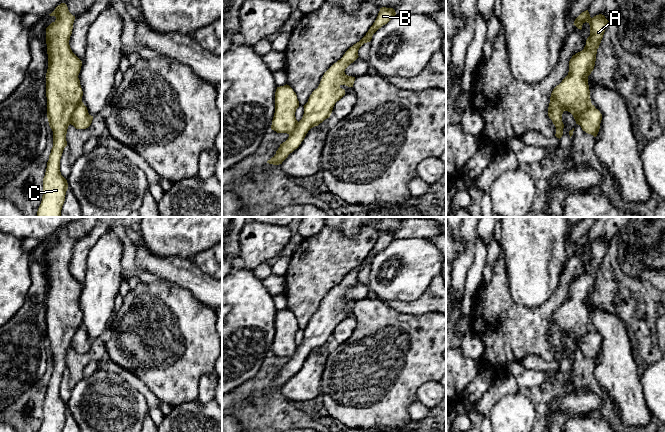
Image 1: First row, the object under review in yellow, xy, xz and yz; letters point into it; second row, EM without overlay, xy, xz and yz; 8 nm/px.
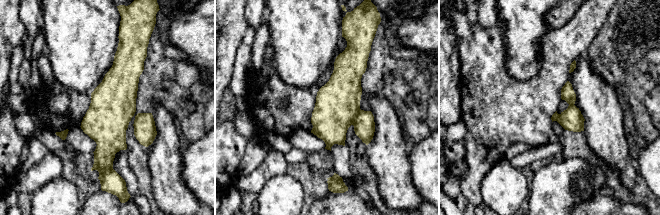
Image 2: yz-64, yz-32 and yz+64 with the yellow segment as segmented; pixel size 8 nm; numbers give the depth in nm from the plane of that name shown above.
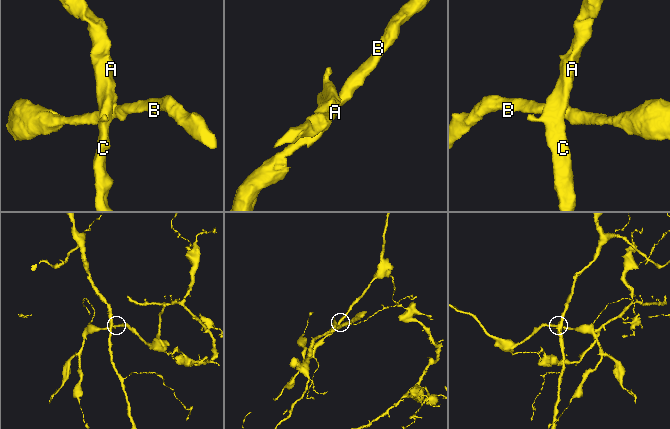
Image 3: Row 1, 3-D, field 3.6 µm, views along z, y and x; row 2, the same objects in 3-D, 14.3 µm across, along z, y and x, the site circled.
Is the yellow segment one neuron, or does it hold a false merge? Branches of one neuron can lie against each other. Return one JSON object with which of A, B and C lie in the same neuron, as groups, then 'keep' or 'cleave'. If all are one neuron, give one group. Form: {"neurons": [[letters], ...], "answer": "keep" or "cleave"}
{"neurons": [["A", "B", "C"]], "answer": "keep"}

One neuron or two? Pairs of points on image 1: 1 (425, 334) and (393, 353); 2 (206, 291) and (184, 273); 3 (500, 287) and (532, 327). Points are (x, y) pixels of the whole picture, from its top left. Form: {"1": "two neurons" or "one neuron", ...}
{"1": "one neuron", "2": "one neuron", "3": "one neuron"}

